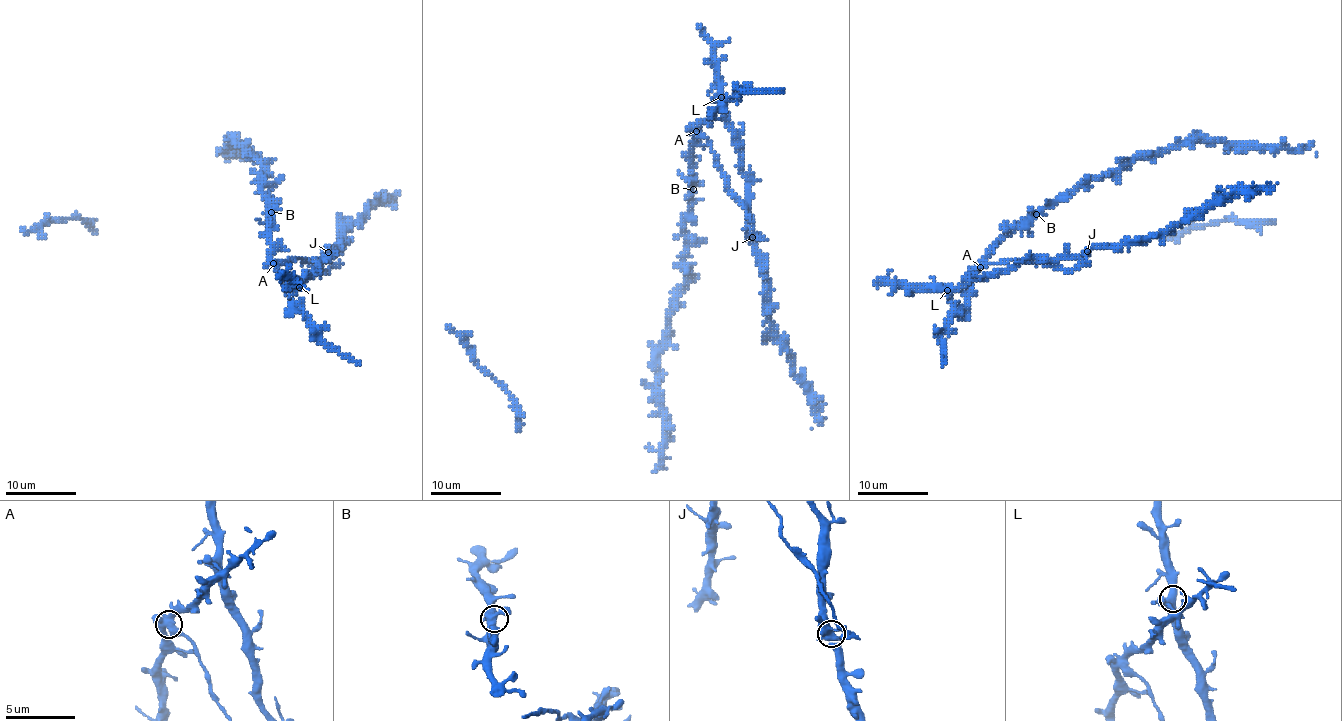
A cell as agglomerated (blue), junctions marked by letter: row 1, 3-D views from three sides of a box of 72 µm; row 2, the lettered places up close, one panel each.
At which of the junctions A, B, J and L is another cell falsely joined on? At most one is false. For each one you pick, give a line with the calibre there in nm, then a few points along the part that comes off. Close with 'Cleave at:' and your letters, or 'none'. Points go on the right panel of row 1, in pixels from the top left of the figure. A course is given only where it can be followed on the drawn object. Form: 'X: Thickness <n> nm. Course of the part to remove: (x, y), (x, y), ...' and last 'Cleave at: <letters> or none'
A: Thickness 480 nm. Course of the part to remove: (980, 266), (1027, 260), (1041, 264), (1051, 262), (1060, 268), (1073, 270), (1091, 263)
Cleave at: A

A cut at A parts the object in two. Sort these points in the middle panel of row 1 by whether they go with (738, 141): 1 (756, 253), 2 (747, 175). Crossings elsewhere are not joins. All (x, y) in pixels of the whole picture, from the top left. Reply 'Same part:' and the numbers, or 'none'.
Same part: 1, 2

